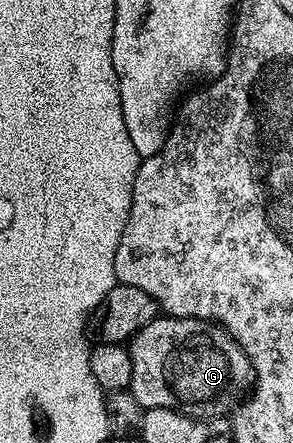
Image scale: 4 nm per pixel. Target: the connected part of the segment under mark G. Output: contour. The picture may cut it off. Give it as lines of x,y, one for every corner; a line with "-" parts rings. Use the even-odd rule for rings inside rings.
159,315
129,341
132,358
132,382
128,389
140,402
143,410
148,408
174,408
195,420
217,420
226,418
237,409
244,397
251,391
256,379
254,364
244,354
221,324
208,320
192,320
188,316

